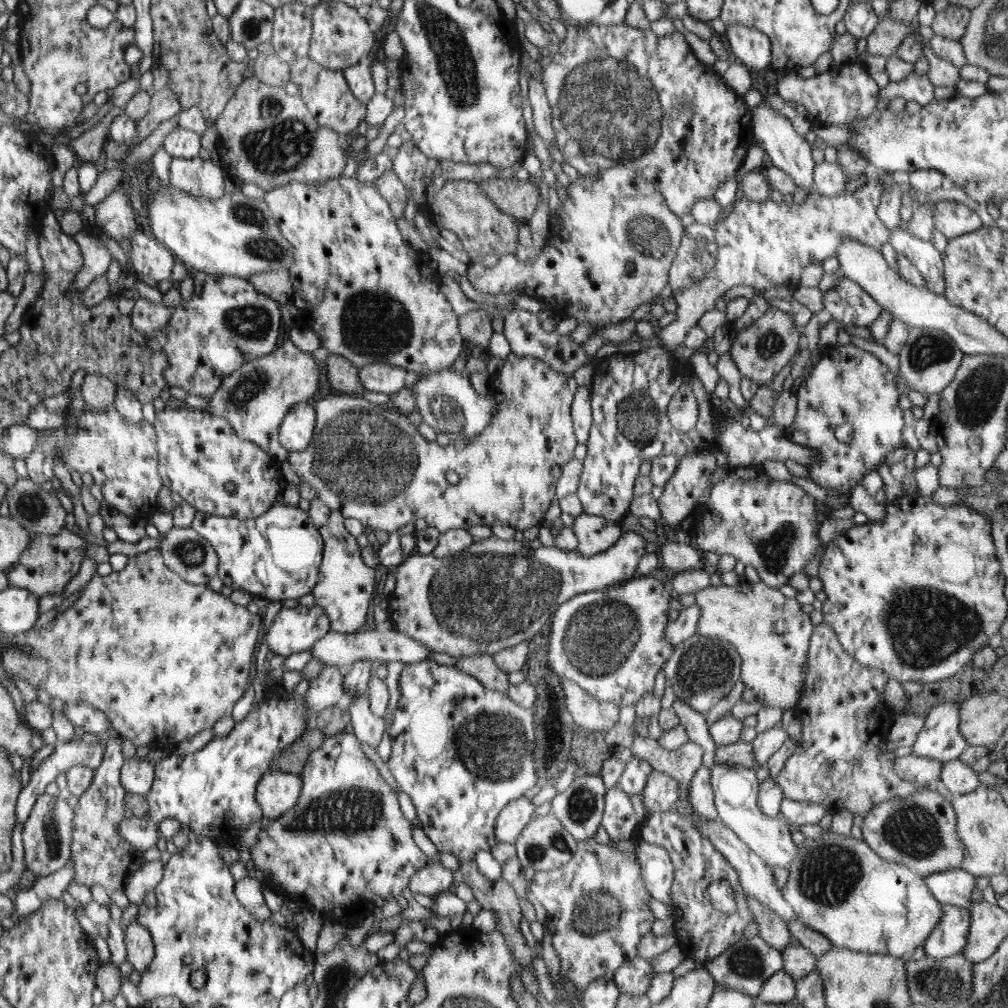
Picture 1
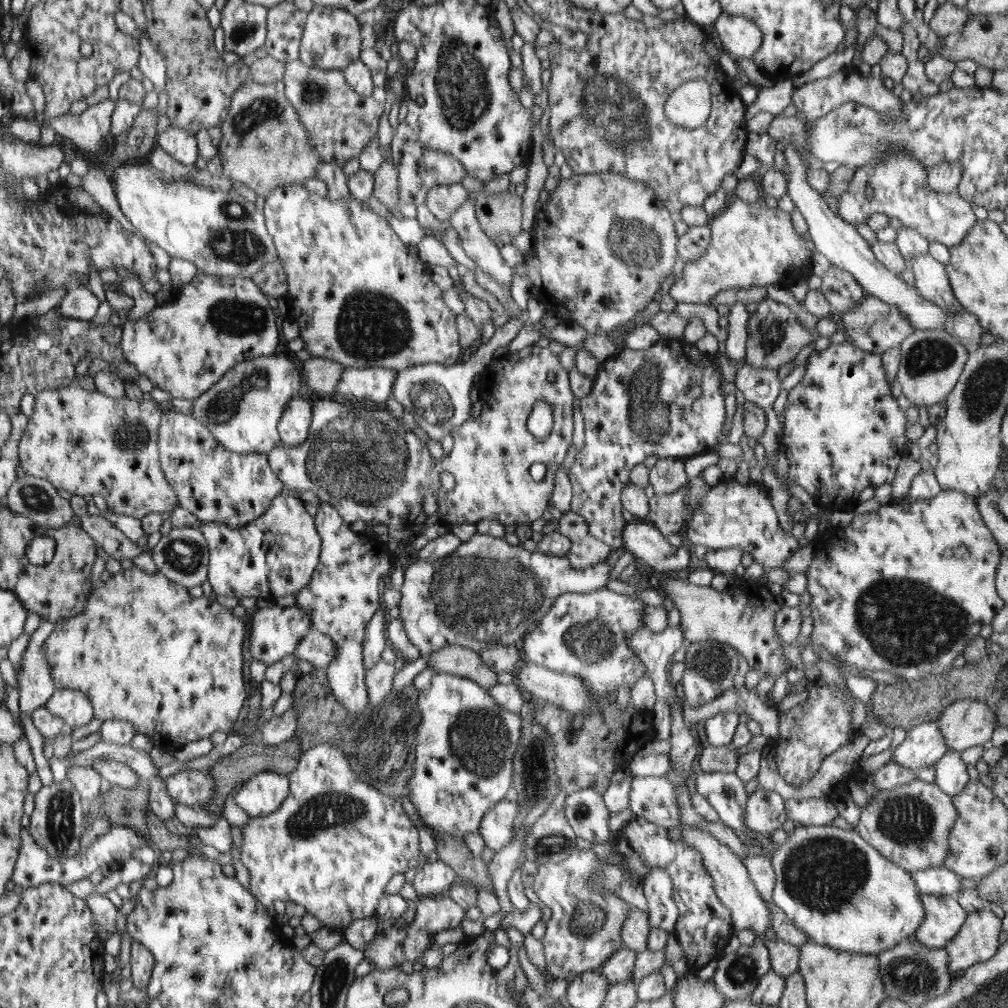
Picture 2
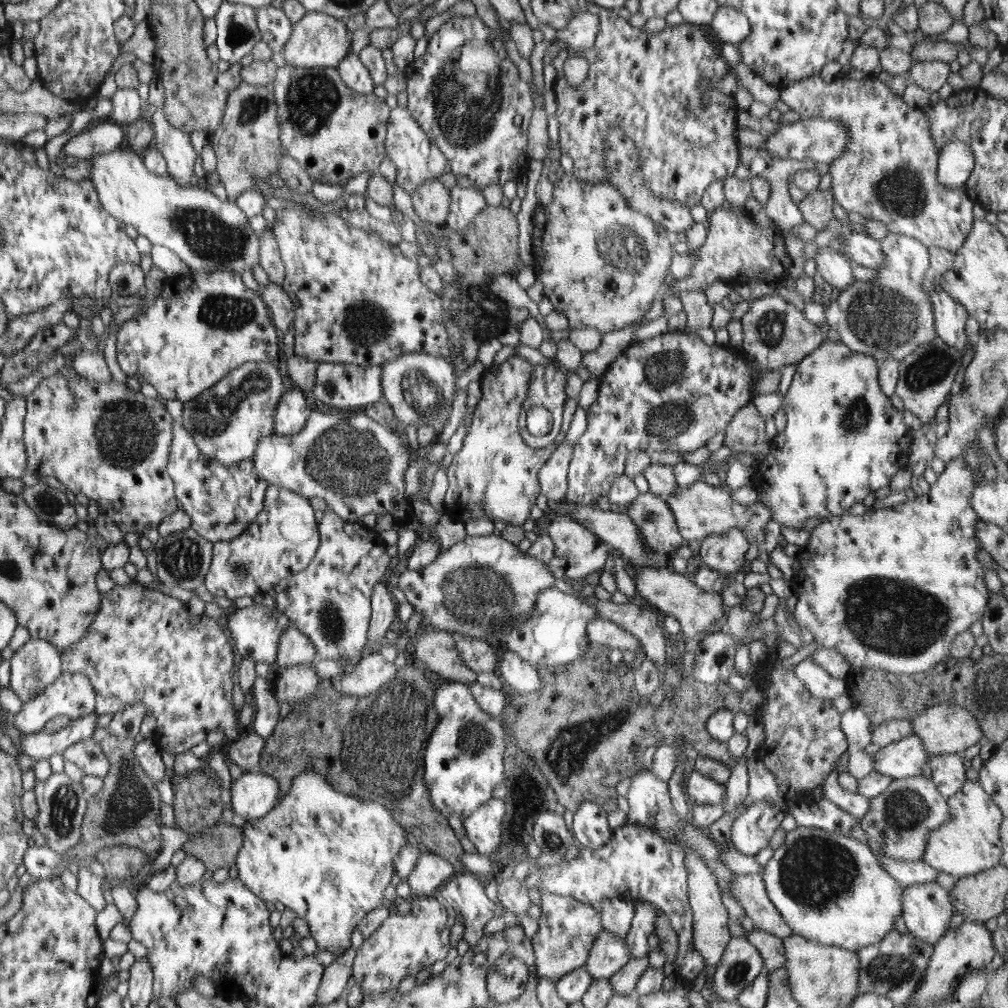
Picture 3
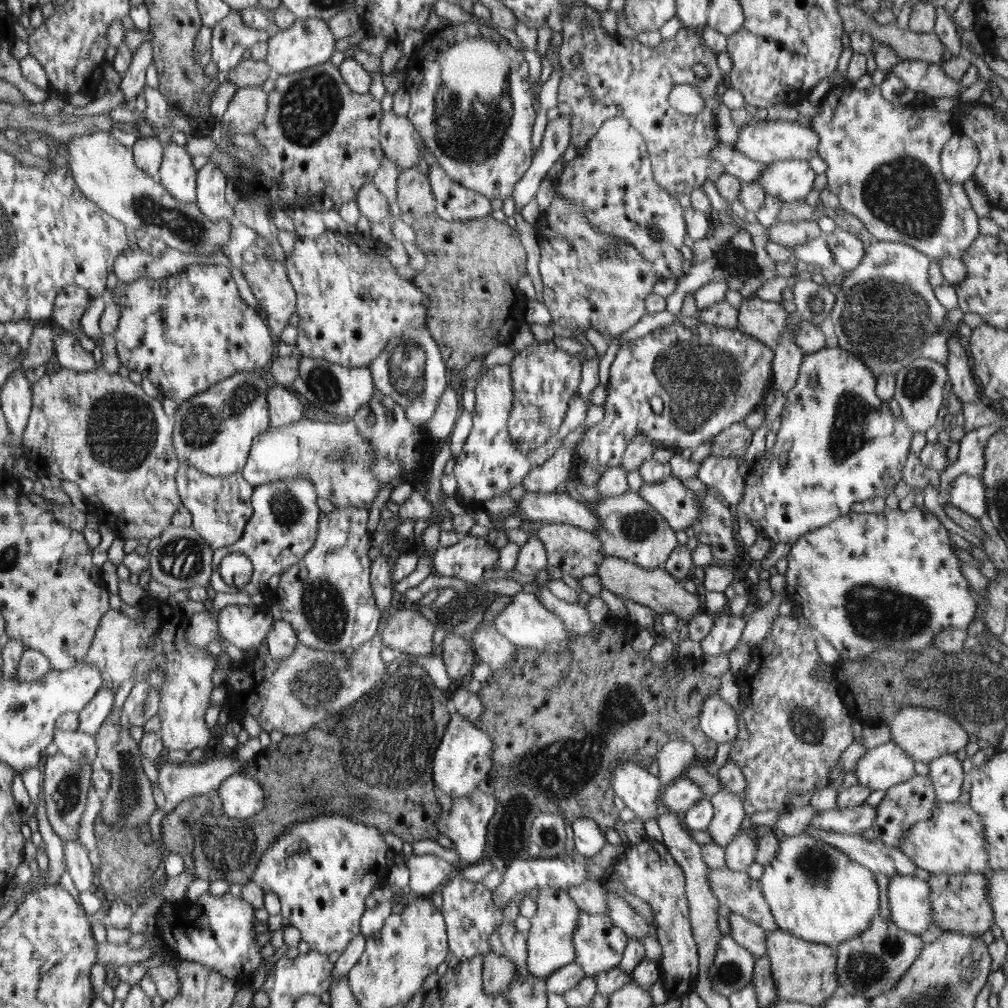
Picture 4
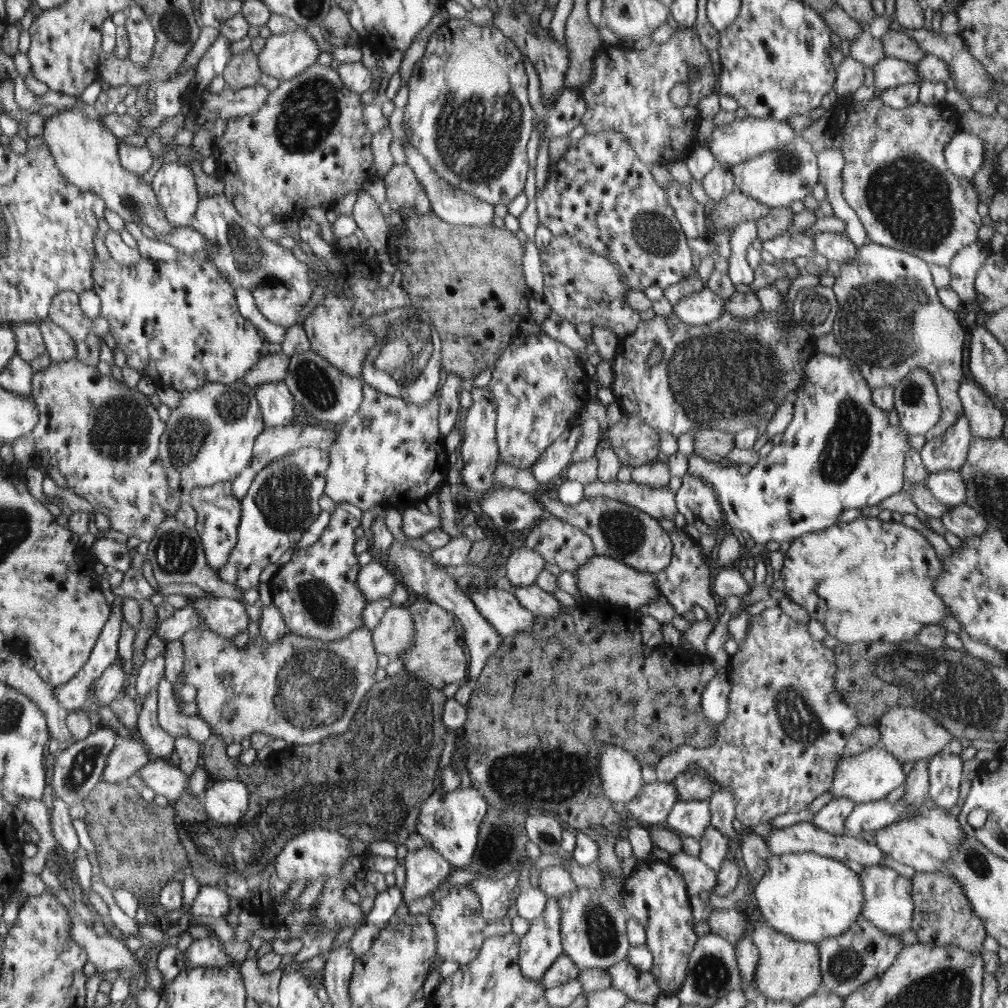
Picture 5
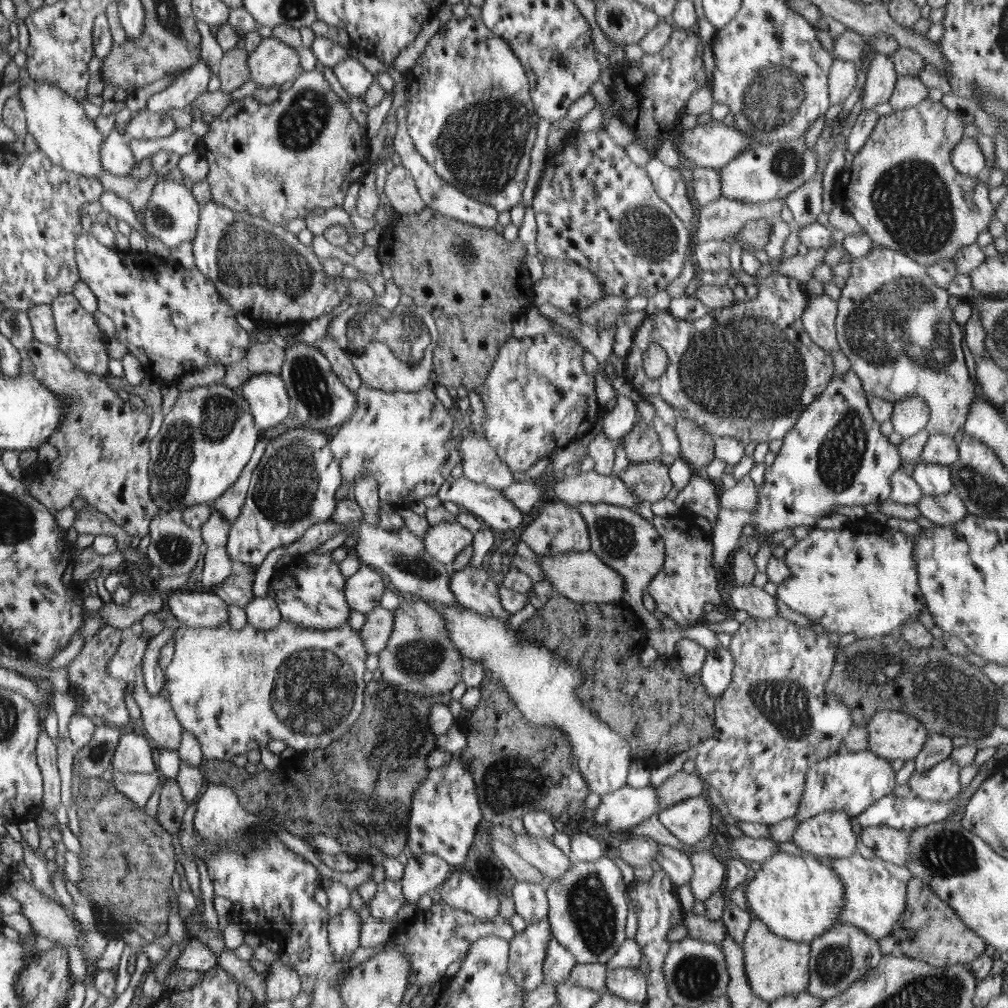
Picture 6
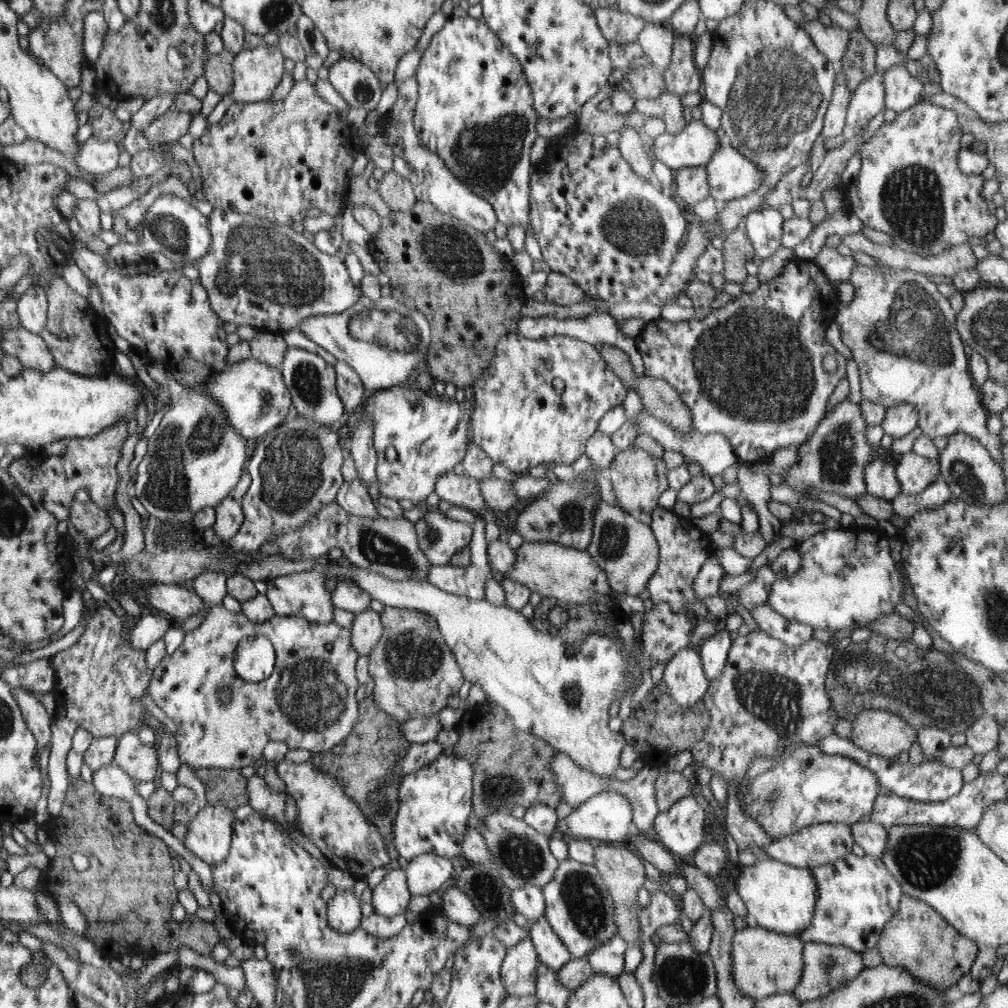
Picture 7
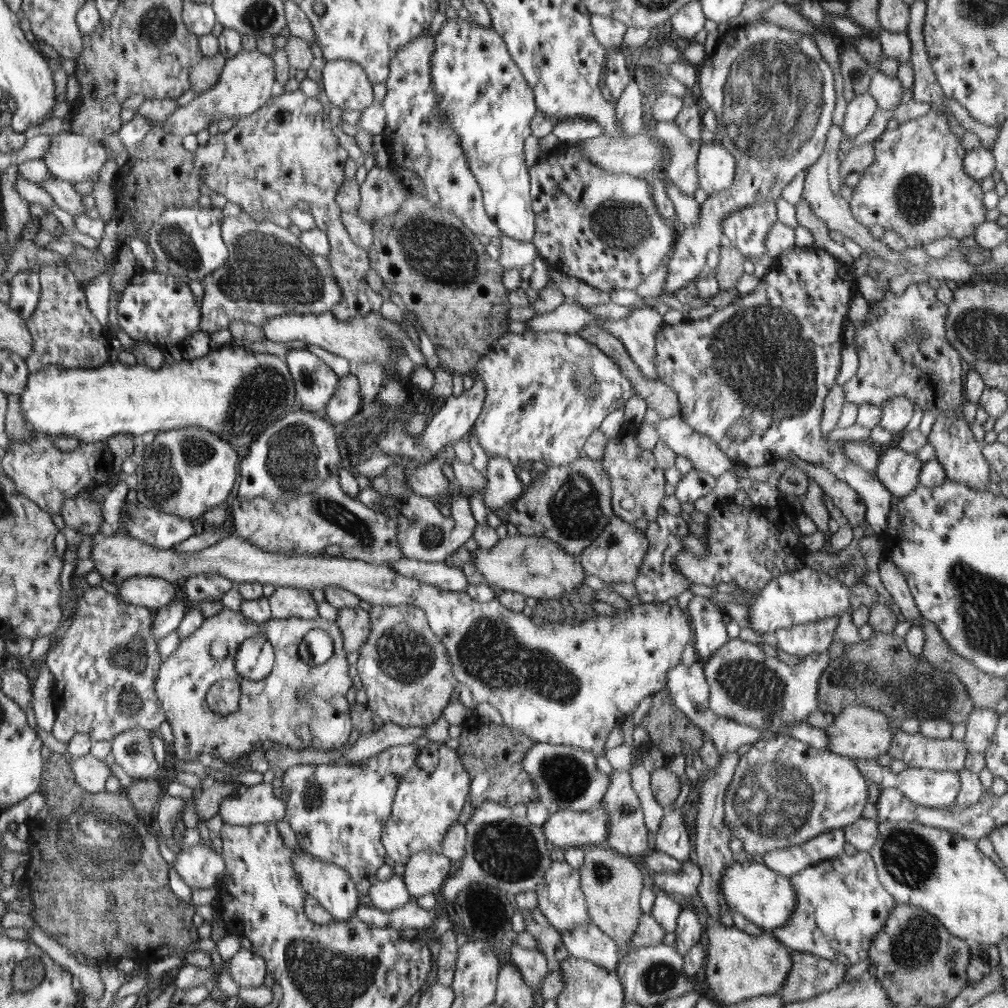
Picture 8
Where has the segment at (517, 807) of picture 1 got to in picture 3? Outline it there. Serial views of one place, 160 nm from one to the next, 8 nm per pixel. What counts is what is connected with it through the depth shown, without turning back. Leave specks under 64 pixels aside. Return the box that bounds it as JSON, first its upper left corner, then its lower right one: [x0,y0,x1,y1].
[462,797,506,856]

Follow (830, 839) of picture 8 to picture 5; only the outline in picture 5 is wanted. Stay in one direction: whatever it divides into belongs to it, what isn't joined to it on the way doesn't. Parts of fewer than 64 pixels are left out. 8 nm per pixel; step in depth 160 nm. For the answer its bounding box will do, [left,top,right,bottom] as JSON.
[812,798,855,835]

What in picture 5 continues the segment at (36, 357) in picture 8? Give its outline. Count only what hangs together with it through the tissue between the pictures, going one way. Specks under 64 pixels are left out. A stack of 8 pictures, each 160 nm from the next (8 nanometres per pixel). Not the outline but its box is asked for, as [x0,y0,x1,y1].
[48,290,110,367]

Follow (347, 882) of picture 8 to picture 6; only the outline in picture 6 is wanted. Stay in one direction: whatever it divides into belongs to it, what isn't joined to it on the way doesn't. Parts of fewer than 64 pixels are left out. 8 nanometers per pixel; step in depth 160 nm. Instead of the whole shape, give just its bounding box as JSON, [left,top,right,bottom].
[329,907,361,960]

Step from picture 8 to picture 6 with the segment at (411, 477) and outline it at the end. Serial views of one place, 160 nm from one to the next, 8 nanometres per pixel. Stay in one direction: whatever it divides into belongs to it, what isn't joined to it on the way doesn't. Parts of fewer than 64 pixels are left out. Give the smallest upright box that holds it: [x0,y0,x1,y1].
[437,477,523,531]

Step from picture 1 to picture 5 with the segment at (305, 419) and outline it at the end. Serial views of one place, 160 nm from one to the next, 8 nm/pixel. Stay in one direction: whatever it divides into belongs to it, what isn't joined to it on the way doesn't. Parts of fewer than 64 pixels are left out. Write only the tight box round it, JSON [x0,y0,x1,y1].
[256,381,294,426]

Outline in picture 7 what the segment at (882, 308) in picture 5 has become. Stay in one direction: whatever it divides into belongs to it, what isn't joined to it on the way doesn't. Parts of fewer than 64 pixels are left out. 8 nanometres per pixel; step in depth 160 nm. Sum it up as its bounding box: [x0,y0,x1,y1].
[833,264,1003,470]

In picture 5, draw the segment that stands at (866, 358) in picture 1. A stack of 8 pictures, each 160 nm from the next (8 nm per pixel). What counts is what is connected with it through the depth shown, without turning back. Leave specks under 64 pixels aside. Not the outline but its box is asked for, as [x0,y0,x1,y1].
[686,350,911,544]

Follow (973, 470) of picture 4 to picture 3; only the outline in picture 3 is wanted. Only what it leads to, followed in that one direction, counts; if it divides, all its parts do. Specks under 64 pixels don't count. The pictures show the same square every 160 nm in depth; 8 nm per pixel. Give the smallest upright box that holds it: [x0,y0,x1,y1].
[790,458,989,674]

